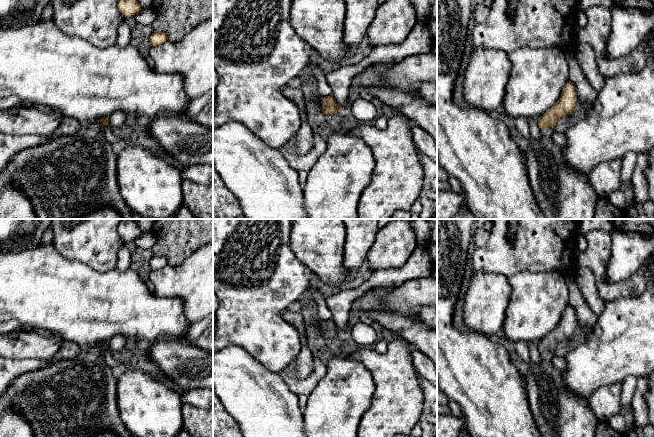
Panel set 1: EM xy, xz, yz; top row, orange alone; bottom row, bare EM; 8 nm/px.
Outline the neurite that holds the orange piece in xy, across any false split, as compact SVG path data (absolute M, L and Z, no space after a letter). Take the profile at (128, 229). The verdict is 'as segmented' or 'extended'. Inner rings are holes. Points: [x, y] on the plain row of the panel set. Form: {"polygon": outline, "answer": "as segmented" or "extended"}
{"polygon": "M122 219L118 224L118 233L123 239L129 241L139 237L141 230L133 219Z", "answer": "as segmented"}

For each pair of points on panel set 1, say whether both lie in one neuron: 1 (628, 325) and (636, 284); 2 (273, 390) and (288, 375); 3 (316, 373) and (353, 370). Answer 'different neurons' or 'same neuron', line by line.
1: different neurons
2: different neurons
3: different neurons

